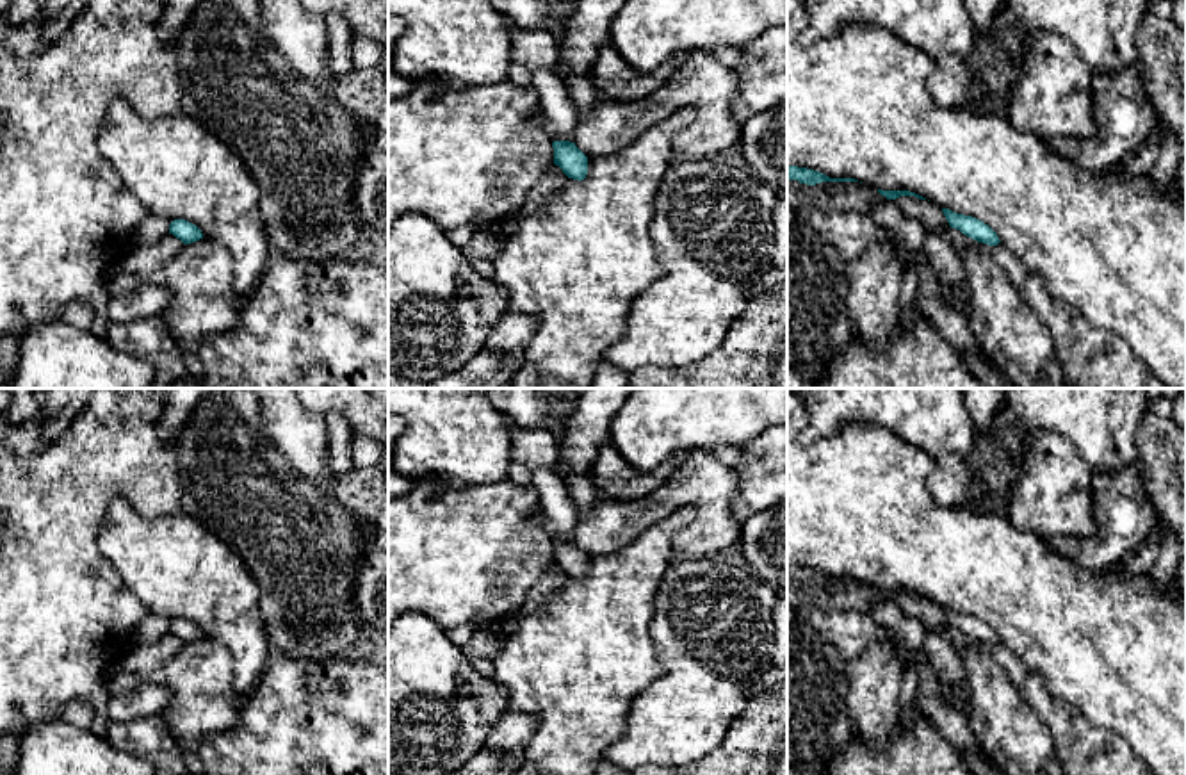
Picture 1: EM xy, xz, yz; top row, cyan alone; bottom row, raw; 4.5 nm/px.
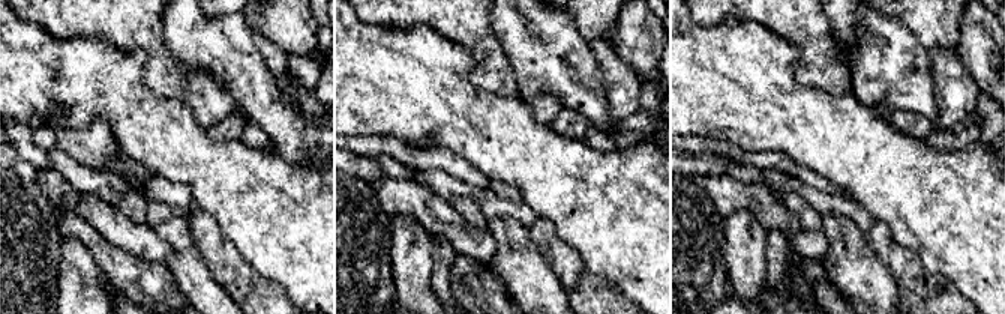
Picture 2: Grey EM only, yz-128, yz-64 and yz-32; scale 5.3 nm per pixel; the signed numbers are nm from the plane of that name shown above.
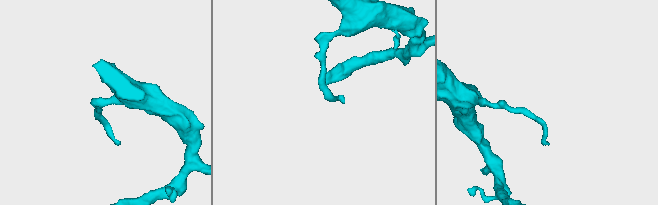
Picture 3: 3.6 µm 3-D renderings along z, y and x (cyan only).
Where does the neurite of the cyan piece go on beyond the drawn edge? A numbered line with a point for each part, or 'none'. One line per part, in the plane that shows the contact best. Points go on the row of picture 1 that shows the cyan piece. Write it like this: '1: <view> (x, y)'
none

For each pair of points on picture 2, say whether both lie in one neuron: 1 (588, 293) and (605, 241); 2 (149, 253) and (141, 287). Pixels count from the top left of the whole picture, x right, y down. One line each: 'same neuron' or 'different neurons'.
1: different neurons
2: different neurons

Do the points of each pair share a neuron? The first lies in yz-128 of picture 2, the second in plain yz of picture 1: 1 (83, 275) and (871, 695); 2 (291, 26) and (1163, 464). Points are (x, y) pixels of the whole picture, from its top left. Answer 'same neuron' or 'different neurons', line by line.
1: same neuron
2: same neuron

